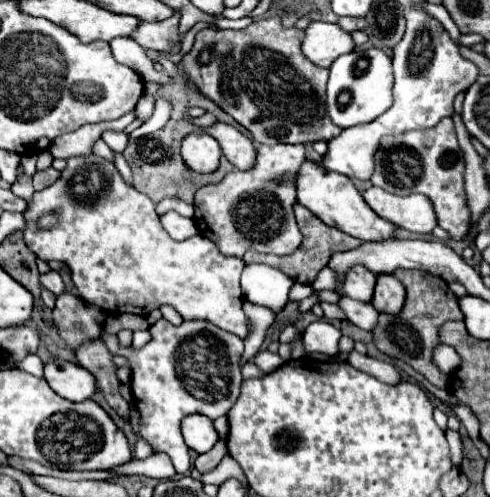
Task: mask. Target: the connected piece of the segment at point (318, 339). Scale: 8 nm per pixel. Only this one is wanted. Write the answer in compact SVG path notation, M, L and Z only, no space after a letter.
M317 320L311 326L307 326L307 330L303 332L303 344L305 344L305 352L321 352L327 356L337 356L339 354L339 338L341 338L341 330L335 328L333 324L325 322L325 320Z

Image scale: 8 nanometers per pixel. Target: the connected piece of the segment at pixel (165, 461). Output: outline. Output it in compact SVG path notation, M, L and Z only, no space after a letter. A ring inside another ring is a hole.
M151 454L145 460L131 460L129 464L123 464L121 468L113 468L113 472L119 474L141 474L157 480L169 480L175 476L175 468L165 454Z

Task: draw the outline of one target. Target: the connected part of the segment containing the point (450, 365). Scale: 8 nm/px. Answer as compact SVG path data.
M439 344L433 350L433 364L443 372L443 374L451 374L453 368L459 364L459 356L457 352L453 352L453 348Z

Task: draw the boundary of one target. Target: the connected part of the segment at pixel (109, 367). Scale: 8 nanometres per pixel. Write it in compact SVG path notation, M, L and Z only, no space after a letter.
M93 340L89 344L85 344L85 348L81 348L81 352L77 352L77 362L79 366L83 366L85 370L89 370L95 376L97 382L97 390L103 392L107 404L123 418L129 422L131 418L131 408L129 404L121 398L119 394L119 380L115 376L115 364L111 362L111 354L105 348L103 340Z

